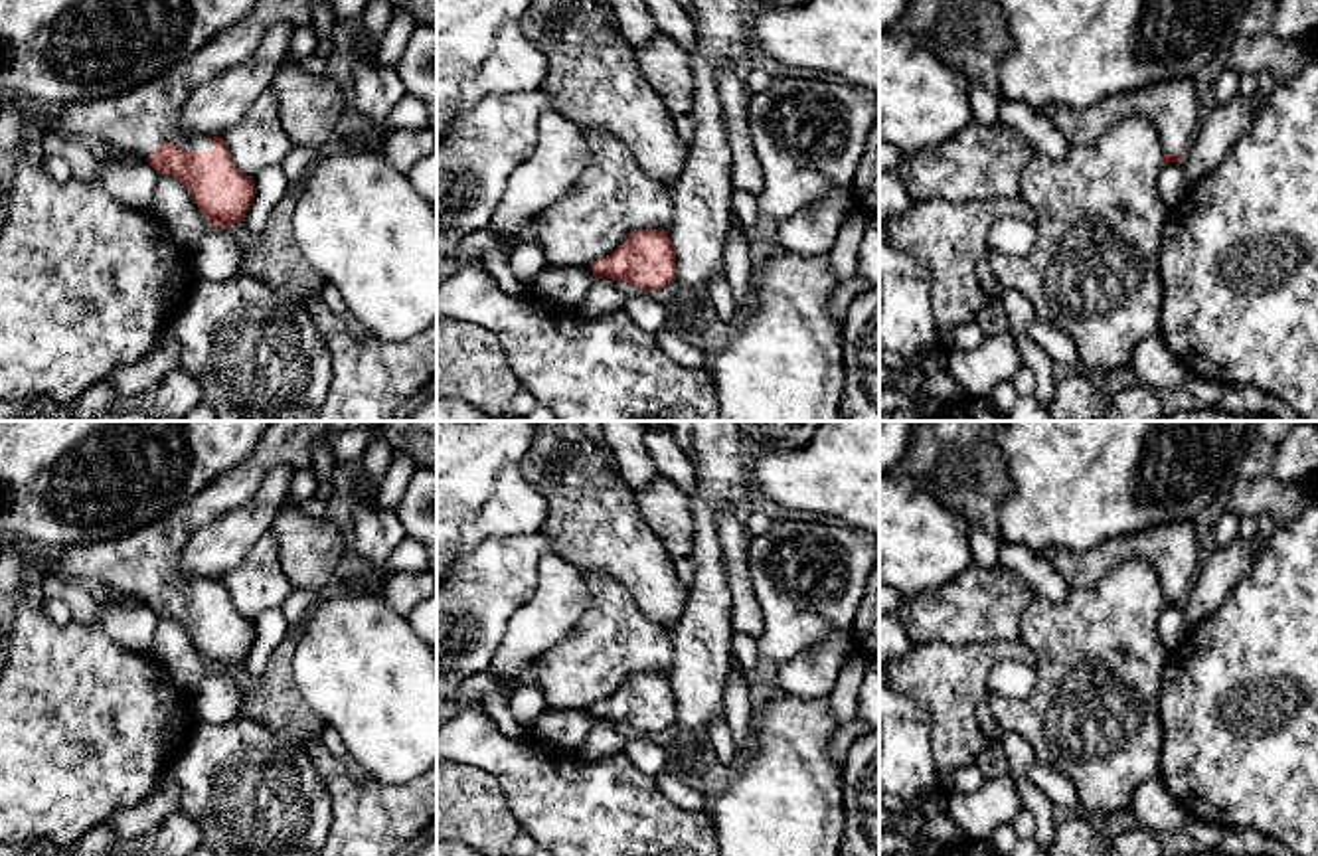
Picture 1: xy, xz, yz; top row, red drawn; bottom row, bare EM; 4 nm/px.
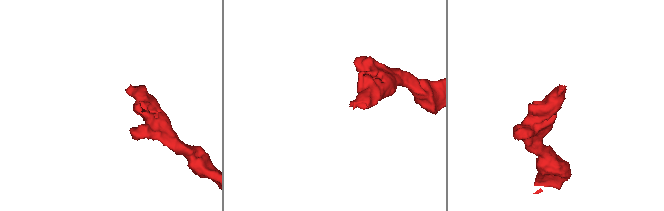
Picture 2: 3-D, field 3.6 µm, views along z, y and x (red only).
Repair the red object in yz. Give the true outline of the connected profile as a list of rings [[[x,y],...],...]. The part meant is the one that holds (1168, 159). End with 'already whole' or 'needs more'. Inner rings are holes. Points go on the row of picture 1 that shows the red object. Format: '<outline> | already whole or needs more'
[[[1168,79],[1124,95],[1112,95],[1087,111],[1055,109],[1053,125],[1071,144],[1093,144],[1122,119],[1150,121],[1162,142],[1164,164],[1182,160],[1194,146],[1201,127],[1199,105],[1192,79]]] | needs more

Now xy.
[[[259,0],[253,12],[219,32],[196,55],[170,65],[164,73],[117,97],[91,103],[69,103],[49,113],[34,138],[30,113],[16,97],[0,103],[0,158],[14,160],[40,152],[40,136],[55,132],[63,138],[93,138],[113,152],[146,158],[158,174],[178,178],[209,227],[231,229],[247,217],[255,200],[255,180],[231,160],[221,136],[186,132],[180,125],[182,107],[194,89],[243,63],[279,22],[294,28],[312,24],[318,0]]] | needs more

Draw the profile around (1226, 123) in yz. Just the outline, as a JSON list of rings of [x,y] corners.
[[[1259,91],[1249,101],[1239,93],[1225,105],[1217,105],[1195,134],[1192,150],[1184,156],[1188,186],[1207,176],[1231,150],[1233,142],[1253,125],[1267,95]]]

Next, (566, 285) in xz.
[[[547,265],[534,281],[532,291],[565,310],[577,310],[593,283],[589,265]]]

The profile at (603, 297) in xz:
[[[593,279],[593,283],[585,295],[585,300],[577,308],[577,316],[585,318],[585,320],[603,318],[603,316],[622,308],[626,300],[628,300],[628,297],[624,297],[618,291],[617,281]]]

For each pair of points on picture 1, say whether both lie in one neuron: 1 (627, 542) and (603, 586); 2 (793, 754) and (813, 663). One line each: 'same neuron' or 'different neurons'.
1: different neurons
2: different neurons

